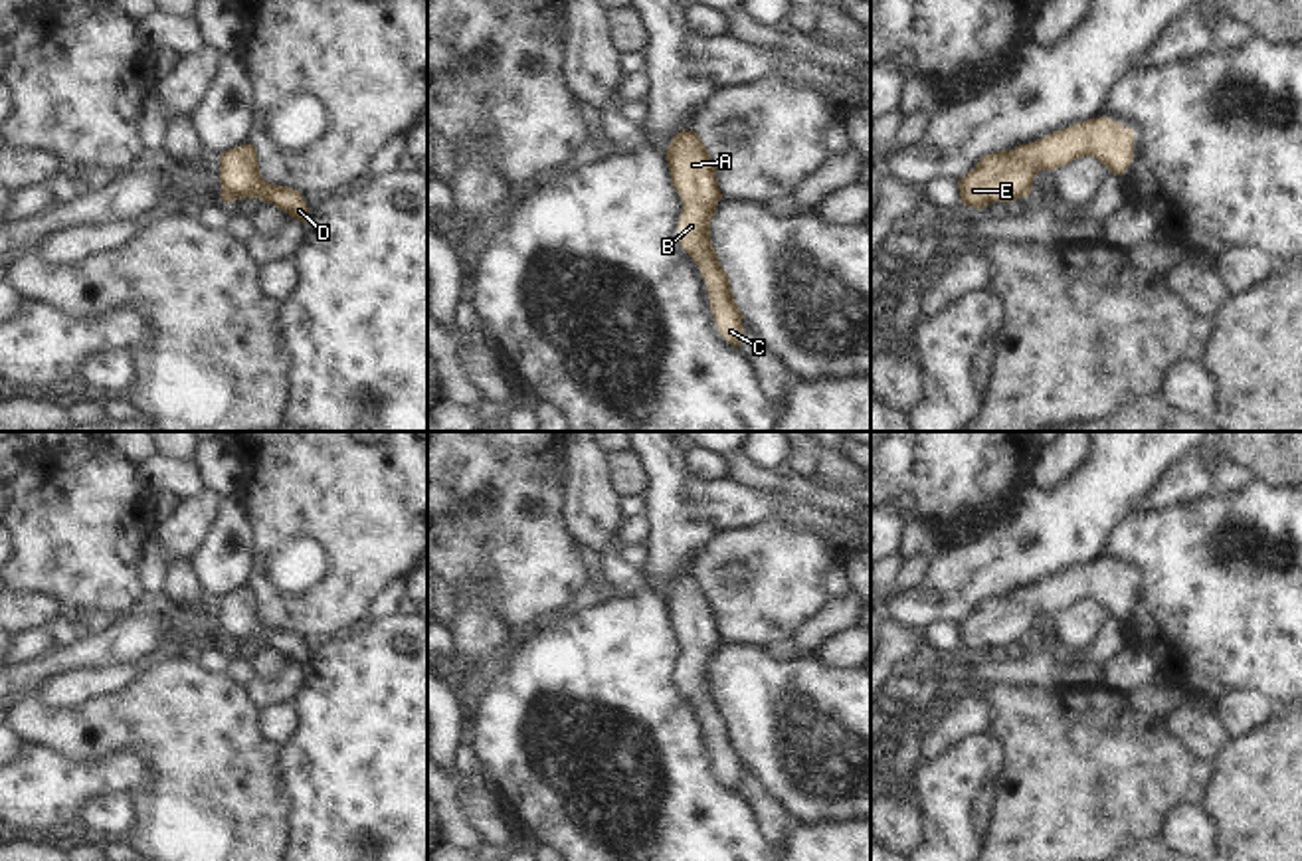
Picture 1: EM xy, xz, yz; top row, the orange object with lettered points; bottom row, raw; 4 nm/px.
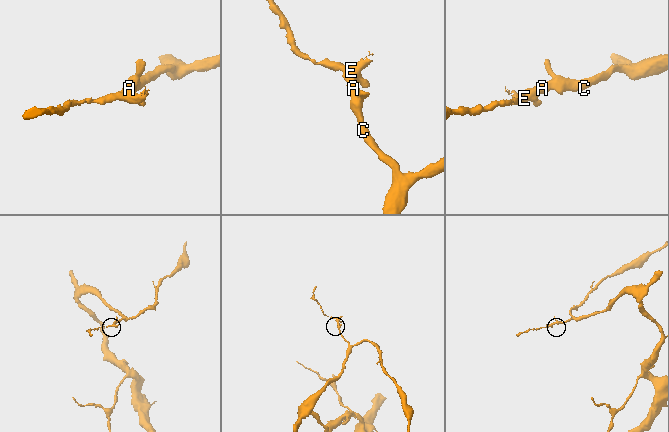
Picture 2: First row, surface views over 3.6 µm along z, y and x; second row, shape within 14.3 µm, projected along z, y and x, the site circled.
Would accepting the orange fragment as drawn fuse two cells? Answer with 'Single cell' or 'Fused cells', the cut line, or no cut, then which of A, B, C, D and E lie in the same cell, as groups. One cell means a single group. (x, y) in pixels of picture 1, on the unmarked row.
Single cell. No split. Groups: A B C D E.

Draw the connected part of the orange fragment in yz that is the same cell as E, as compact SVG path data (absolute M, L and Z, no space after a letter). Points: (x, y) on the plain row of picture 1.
M1090 562L1013 594L985 598L958 623L962 647L981 653L1015 645L1033 633L1041 614L1057 614L1074 602L1094 600L1112 618L1124 618L1134 600L1134 574L1108 562Z

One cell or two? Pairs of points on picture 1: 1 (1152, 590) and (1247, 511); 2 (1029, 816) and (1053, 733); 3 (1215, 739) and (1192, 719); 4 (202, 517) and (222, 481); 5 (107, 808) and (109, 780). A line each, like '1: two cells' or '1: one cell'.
1: one cell
2: one cell
3: one cell
4: two cells
5: two cells

